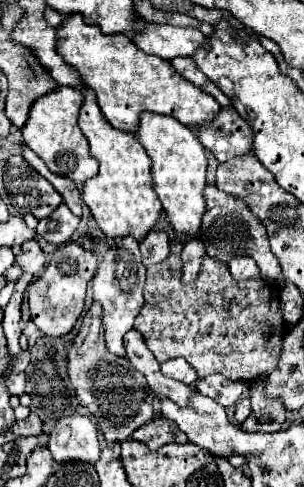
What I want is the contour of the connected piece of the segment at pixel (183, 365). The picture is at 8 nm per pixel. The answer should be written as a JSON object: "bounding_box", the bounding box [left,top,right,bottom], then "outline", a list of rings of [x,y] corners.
{"bounding_box":[161,359,197,385],"outline":[[[173,359],[173,361],[165,361],[161,365],[161,371],[167,377],[173,377],[177,381],[183,381],[187,385],[193,385],[197,381],[197,373],[189,367],[189,363],[185,359]]]}

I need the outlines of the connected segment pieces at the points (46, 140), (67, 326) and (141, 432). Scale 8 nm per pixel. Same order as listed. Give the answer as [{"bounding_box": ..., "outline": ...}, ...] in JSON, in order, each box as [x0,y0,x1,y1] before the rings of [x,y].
[{"bounding_box":[23,87,99,183],"outline":[[[59,87],[55,93],[37,99],[23,127],[25,145],[45,161],[49,171],[67,177],[75,183],[85,183],[87,179],[97,175],[97,167],[99,167],[99,163],[89,155],[89,143],[77,125],[81,107],[83,107],[81,91],[77,91],[75,87]]]},{"bounding_box":[27,243,97,337],"outline":[[[67,243],[55,251],[49,267],[37,281],[33,281],[33,285],[27,291],[31,319],[47,337],[63,337],[71,333],[83,311],[85,289],[87,283],[93,279],[95,269],[97,269],[97,257],[93,251],[85,249],[81,243]]]},{"bounding_box":[133,417,189,449],"outline":[[[163,417],[153,419],[147,425],[141,425],[133,433],[133,439],[147,443],[149,449],[159,449],[167,443],[187,443],[189,441],[189,439],[185,439],[185,433],[179,431],[179,427],[173,421],[163,419]]]}]

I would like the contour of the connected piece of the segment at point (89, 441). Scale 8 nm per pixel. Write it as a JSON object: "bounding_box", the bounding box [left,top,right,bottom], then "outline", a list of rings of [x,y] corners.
{"bounding_box":[47,415,101,463],"outline":[[[83,415],[59,419],[49,435],[47,447],[57,461],[95,463],[101,451],[97,427],[89,417]]]}

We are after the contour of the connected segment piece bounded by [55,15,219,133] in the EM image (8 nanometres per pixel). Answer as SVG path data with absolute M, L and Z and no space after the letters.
M81 15L65 17L55 31L57 53L63 57L65 63L77 69L81 83L87 89L95 91L97 103L105 119L115 129L135 133L139 115L143 111L175 117L187 127L201 127L217 115L219 103L211 95L203 93L195 85L187 83L181 75L177 75L169 61L137 49L127 35L105 35L97 25L87 25Z

